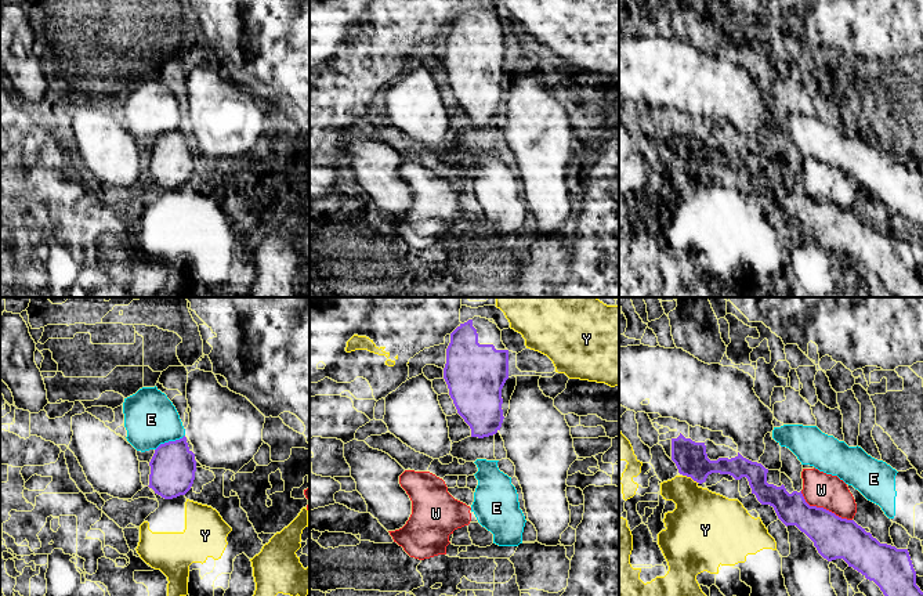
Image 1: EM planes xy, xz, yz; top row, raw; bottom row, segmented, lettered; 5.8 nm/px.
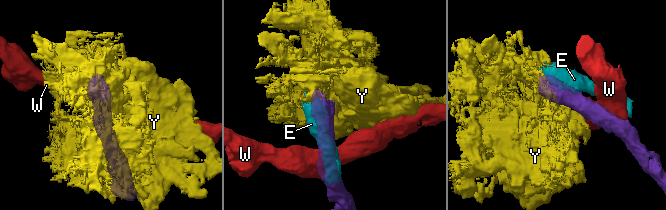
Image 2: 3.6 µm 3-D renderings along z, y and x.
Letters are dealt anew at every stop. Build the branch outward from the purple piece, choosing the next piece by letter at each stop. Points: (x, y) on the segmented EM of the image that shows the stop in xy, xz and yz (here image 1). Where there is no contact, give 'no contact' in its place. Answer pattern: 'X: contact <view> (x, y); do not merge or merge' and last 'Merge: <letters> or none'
E: contact xy (169, 441); do not merge
W: contact yz (822, 508); do not merge
Y: contact yz (690, 476); do not merge
Merge: none

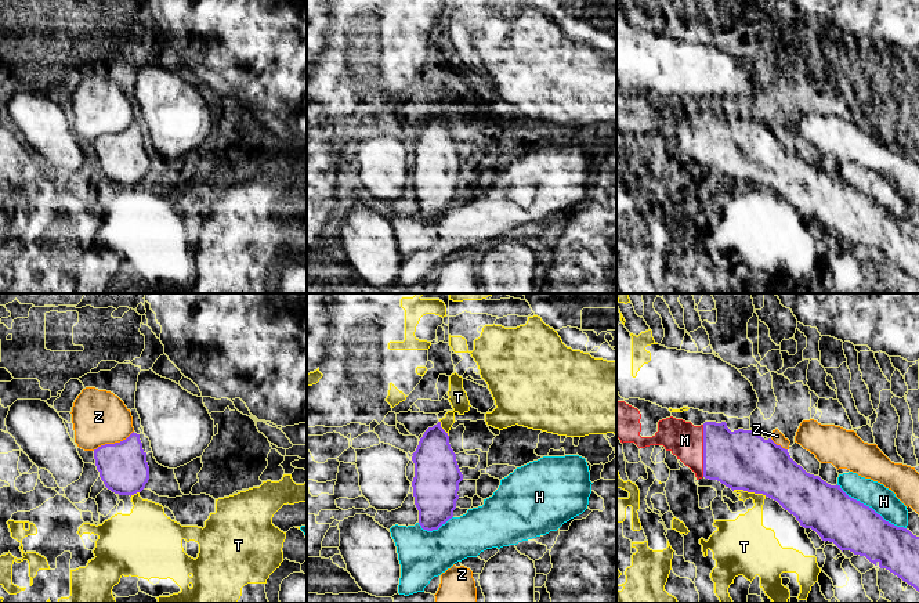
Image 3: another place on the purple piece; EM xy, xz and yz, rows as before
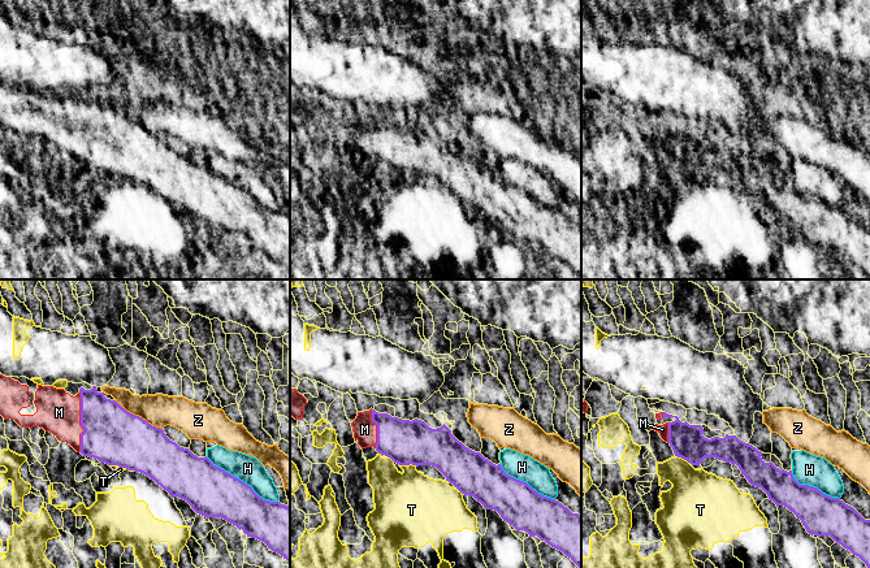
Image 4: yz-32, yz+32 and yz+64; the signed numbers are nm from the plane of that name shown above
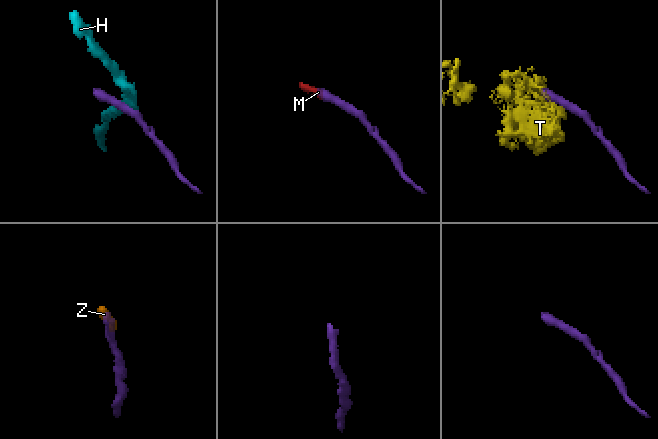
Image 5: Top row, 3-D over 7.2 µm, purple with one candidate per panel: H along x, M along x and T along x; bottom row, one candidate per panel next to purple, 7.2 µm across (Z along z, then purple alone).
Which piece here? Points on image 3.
H: contact yz (871, 508); do not merge
M: contact yz (704, 451); merge
T: contact yz (749, 491); do not merge
Z: contact xy (112, 444); do not merge
Merge: M

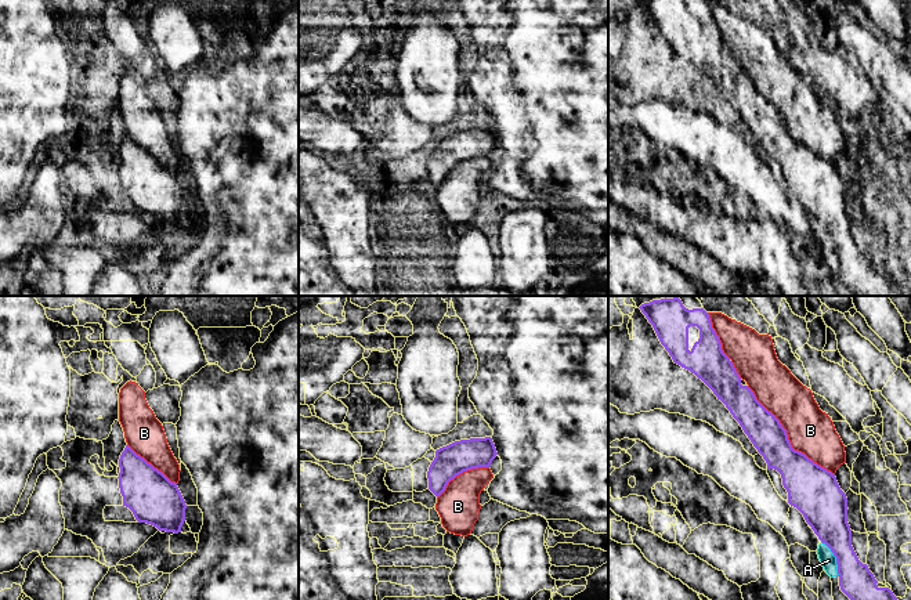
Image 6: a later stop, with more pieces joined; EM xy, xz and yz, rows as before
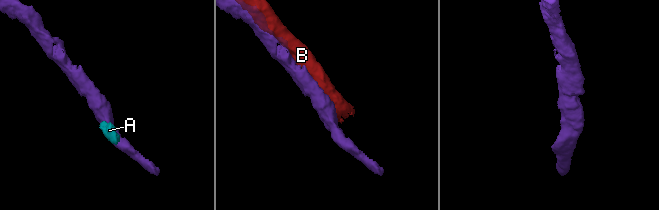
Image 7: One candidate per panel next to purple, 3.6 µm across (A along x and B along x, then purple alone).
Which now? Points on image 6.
A: contact yz (837, 559); do not merge
B: contact yz (787, 437); do not merge
Merge: none

